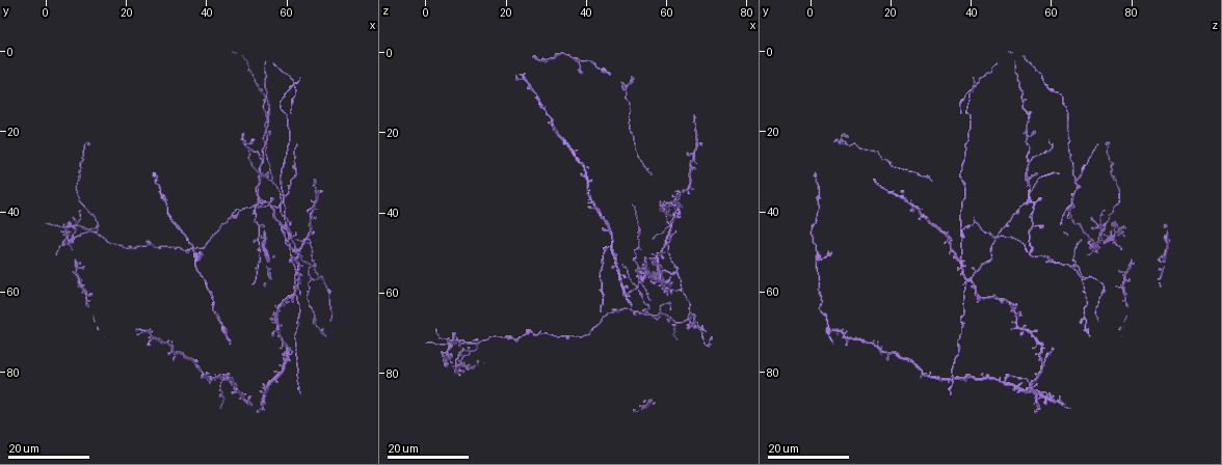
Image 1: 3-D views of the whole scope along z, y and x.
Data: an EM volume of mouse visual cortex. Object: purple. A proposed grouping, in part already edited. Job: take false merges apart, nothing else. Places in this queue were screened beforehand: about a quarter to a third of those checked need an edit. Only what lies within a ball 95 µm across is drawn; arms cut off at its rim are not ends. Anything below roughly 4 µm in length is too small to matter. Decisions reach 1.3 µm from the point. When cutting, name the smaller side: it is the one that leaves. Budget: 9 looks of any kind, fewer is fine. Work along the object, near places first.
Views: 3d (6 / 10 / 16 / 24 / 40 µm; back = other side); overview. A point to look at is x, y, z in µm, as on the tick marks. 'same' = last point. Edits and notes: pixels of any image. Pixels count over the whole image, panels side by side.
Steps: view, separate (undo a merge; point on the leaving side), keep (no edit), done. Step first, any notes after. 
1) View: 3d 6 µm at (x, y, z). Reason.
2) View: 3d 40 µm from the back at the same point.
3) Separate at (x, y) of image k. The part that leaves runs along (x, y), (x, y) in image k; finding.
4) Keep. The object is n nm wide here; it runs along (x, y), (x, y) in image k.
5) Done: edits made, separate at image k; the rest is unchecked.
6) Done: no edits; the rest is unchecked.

View: 3d 16 µm at (60.5, 44.5, 38.0). A fork.

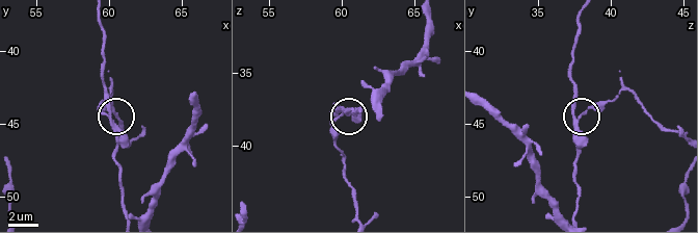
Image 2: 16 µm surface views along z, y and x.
View: 3d 6 µm at (60.0, 44.6, 37.6).

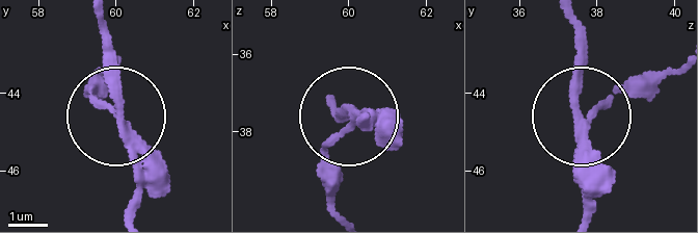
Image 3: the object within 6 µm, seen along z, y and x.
Separate at (130, 211) of image 3. The side arm is 54 µm long; 3 arms meet here; two cells meet here.

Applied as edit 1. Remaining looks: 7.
View: overview.

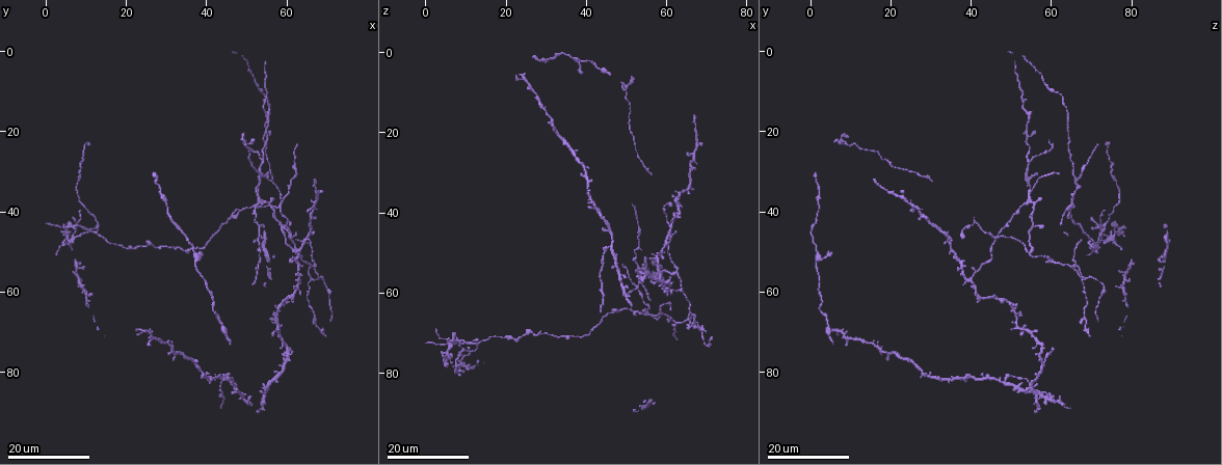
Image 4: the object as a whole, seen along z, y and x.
View: 3d 24 µm at (68.0, 56.0, 68.5). Sudden change in width.

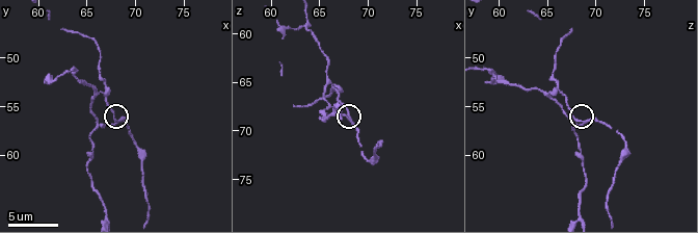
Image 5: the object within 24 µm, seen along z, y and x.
View: 3d 6 µm at (68.0, 56.4, 68.6). Zoom in.

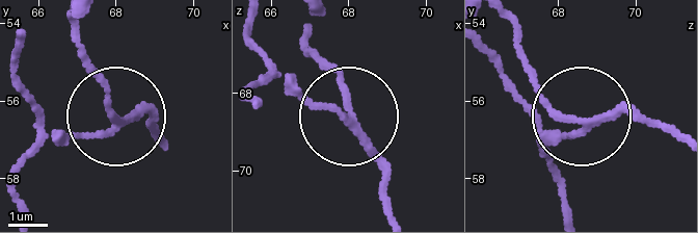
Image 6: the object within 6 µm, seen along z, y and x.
Keep. It runs along (509, 19), (529, 78), (562, 111), (668, 125) in image 6; one cell here.

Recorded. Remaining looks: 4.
View: 3d 24 µm at (62.5, 50.0, 54.5). A fork.

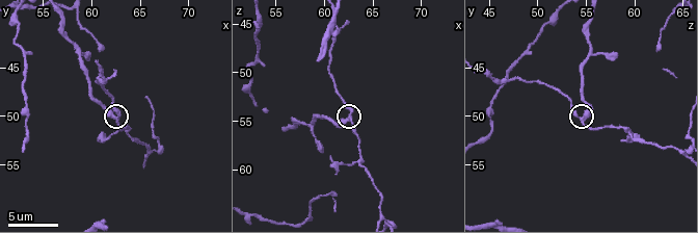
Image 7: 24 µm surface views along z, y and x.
View: 3d 10 µm at (62.8, 50.6, 54.8). Zoom in.

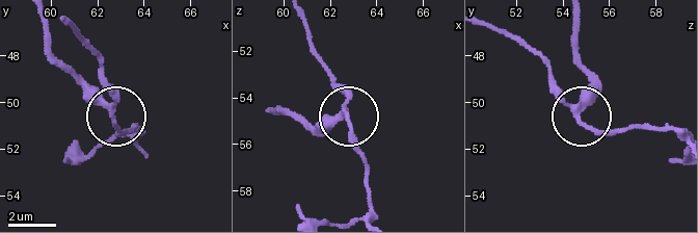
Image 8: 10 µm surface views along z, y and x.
Separate at (85, 96) of image 8. 3 arms meet here; the part that leaves runs along (112, 109), (54, 55), (47, 20) in image 8; two cells meet here.

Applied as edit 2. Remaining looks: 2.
View: 3d 16 µm at (66.8, 53.2, 66.0). Three-way junction.

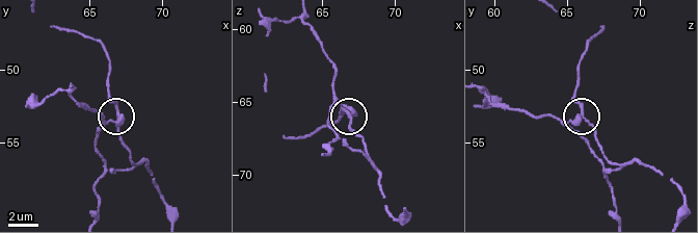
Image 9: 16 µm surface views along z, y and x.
View: 3d 6 µm at (67.0, 53.2, 65.8).

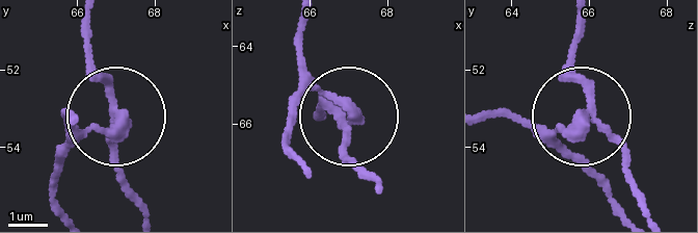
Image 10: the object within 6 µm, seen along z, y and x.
Keep. The object is 250 nm wide here; it runs along (301, 17), (305, 66), (348, 115), (358, 172) in image 10; one cell here.

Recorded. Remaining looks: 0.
Done: edits made, separate at image 3, separate at image 8; the rest is unchecked.

